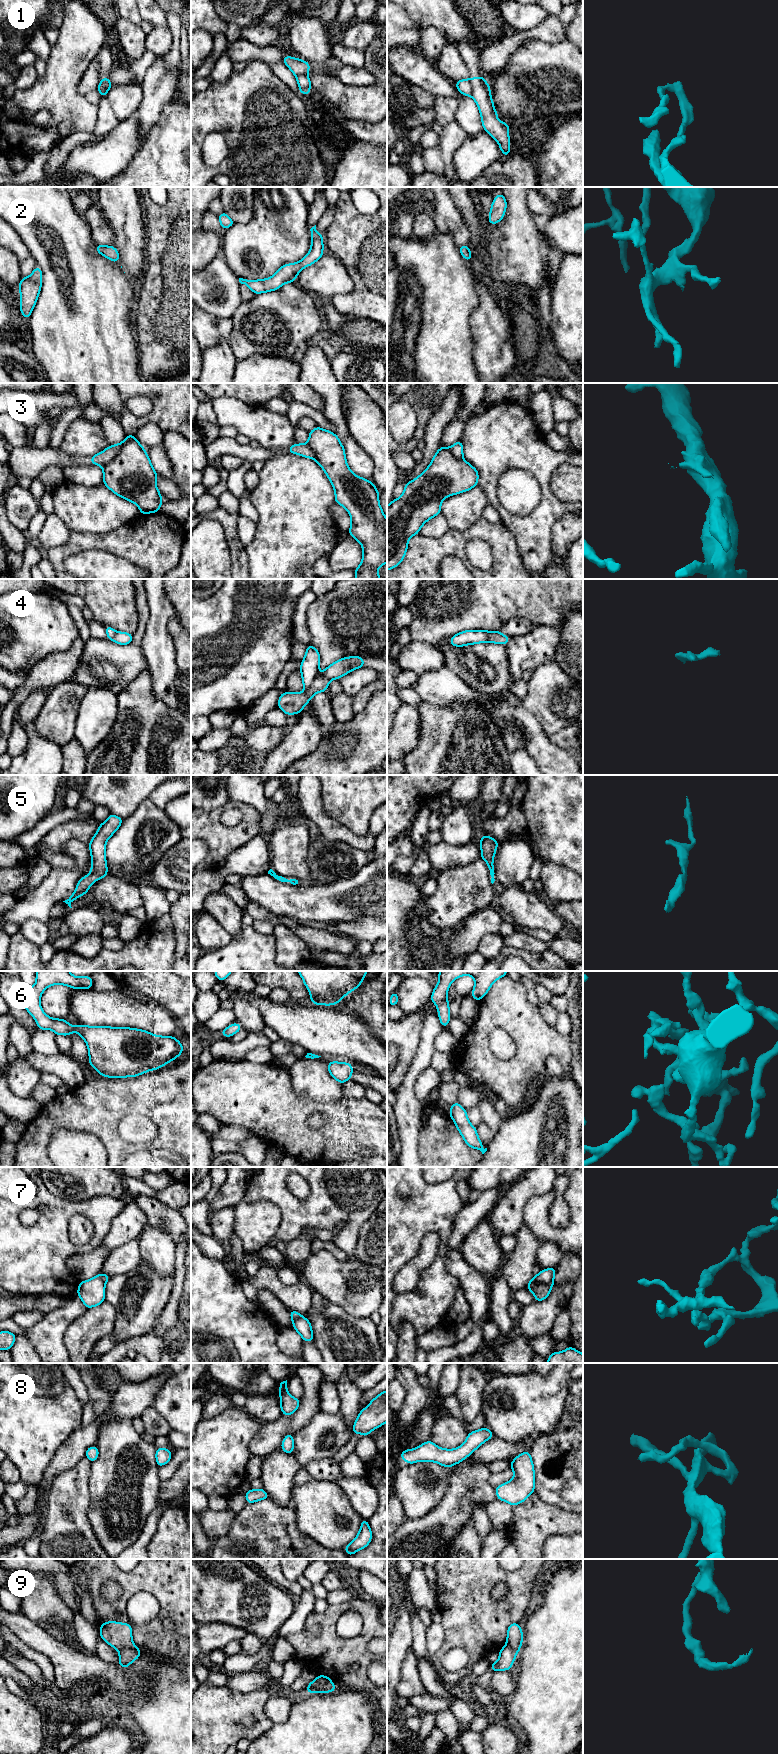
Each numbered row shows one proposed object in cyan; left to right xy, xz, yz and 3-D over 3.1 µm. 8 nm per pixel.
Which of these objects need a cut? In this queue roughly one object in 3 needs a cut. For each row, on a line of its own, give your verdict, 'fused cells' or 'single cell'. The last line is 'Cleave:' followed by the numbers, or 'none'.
1: fused cells
2: single cell
3: fused cells
4: fused cells
5: single cell
6: single cell
7: fused cells
8: single cell
9: fused cells
Cleave: 1, 3, 4, 7, 9

